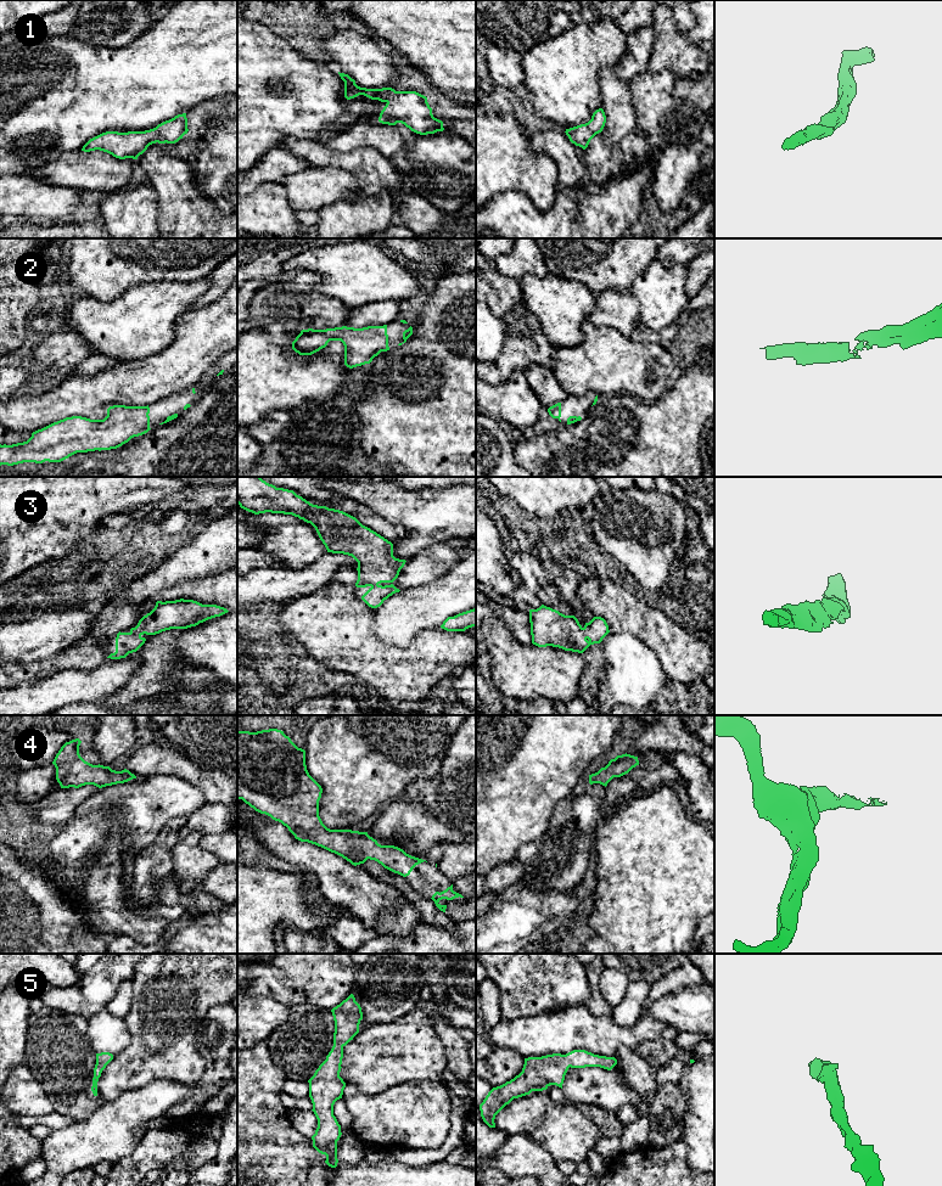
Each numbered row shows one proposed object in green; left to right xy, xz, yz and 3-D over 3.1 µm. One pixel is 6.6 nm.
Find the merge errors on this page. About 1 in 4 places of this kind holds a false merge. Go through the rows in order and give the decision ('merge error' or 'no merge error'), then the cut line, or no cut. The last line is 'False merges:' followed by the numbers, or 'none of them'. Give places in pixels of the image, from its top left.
1: no merge error; no cut
2: no merge error; no cut
3: no merge error; no cut
4: no merge error; no cut
5: no merge error; no cut
False merges: none of them

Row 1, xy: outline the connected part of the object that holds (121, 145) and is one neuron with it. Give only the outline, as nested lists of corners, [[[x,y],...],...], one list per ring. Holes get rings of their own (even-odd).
[[[186,113],[158,124],[145,131],[106,131],[90,139],[82,148],[84,152],[100,150],[116,158],[138,159],[152,144],[175,144],[187,134]]]

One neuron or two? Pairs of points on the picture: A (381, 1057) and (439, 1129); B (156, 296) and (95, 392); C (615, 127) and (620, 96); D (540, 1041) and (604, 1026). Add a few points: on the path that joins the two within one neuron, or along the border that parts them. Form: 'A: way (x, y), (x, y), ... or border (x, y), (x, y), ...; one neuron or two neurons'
A: border (430, 1079), (403, 1081), (375, 1094); two neurons
B: border (147, 355), (119, 363); two neurons
C: way (618, 119), (618, 104); one neuron
D: way (556, 1033), (577, 1027), (588, 1028); one neuron

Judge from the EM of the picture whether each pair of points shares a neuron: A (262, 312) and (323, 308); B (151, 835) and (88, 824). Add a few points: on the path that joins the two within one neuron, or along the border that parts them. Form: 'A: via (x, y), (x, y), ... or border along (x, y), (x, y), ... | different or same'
A: via (276, 303), (298, 302), (308, 308) | same
B: via (136, 819), (134, 816), (104, 818) | same

